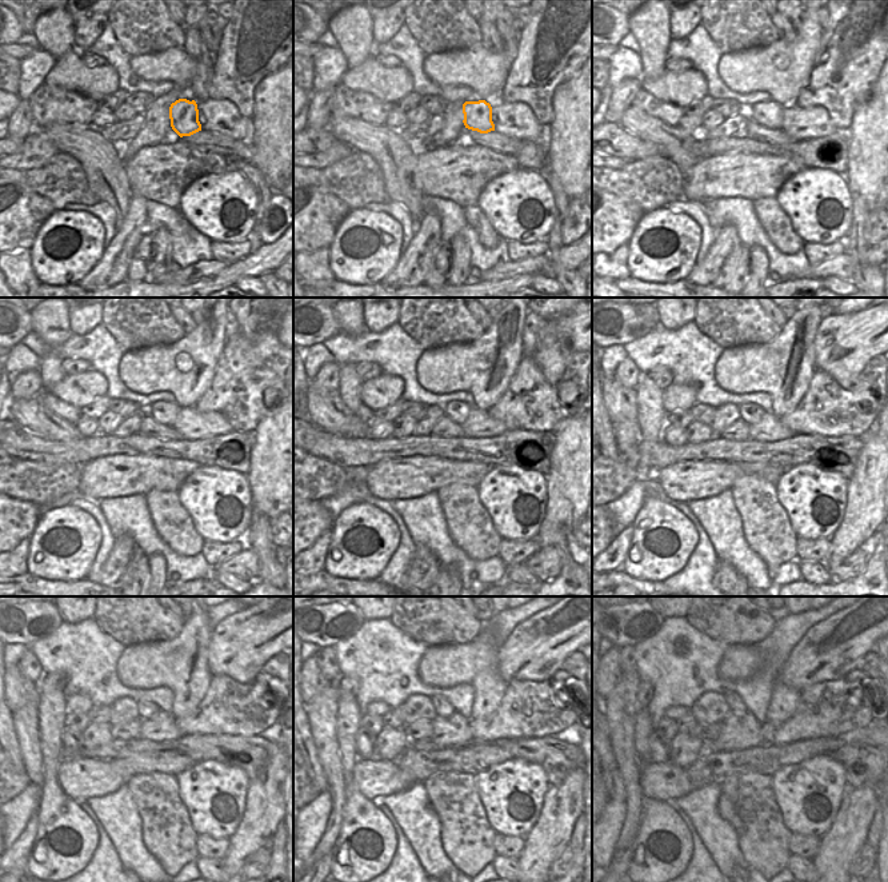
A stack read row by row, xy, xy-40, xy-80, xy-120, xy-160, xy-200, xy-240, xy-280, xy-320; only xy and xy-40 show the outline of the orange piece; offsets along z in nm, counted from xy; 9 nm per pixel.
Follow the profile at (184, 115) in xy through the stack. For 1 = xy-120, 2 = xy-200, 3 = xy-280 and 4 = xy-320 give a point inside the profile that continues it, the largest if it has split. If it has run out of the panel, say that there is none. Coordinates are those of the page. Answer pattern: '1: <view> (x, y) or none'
1: xy-120 (166, 412)
2: xy-200 (756, 411)
3: xy-280 (439, 702)
4: xy-320 (734, 701)

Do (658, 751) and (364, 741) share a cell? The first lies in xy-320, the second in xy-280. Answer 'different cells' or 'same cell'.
same cell

